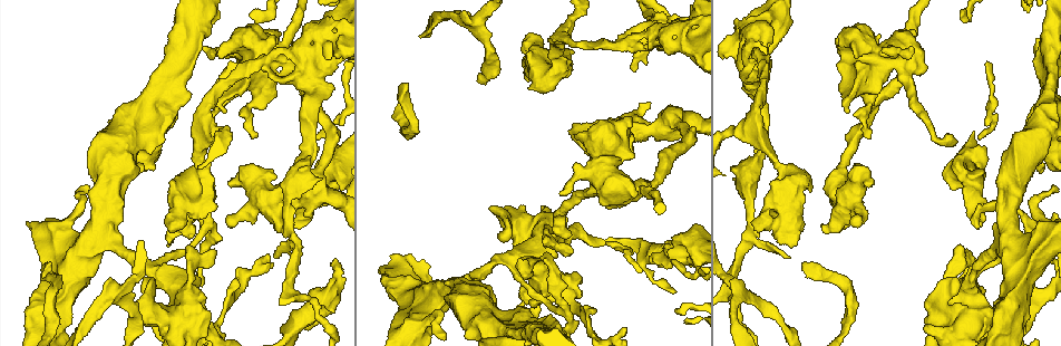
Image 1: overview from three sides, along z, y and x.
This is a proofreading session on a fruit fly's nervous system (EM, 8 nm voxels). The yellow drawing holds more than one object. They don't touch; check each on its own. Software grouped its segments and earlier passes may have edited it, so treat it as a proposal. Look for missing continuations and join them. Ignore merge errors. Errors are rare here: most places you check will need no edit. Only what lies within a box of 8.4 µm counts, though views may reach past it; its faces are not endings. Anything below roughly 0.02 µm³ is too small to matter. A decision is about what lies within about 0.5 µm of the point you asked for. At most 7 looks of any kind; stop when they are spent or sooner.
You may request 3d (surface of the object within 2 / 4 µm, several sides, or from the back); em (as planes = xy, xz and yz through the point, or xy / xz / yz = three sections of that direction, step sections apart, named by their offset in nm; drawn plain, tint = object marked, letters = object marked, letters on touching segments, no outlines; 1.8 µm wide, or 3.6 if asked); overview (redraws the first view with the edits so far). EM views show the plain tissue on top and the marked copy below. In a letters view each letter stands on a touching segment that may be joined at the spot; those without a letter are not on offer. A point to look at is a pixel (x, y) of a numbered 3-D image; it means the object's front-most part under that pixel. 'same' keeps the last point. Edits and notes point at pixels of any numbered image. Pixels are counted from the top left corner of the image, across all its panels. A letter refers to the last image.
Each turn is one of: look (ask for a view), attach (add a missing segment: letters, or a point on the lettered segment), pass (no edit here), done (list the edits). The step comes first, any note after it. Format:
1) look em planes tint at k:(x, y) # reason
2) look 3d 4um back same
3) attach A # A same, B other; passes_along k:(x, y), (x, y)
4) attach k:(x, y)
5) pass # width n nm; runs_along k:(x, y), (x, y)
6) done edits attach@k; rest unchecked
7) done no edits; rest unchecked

look 3d 4um at 1:(550, 247) # sudden change in width

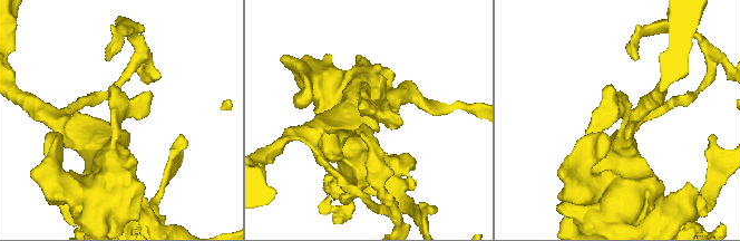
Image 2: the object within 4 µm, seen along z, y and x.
look em xy step 8 letters at 2:(116, 128) # now the EM

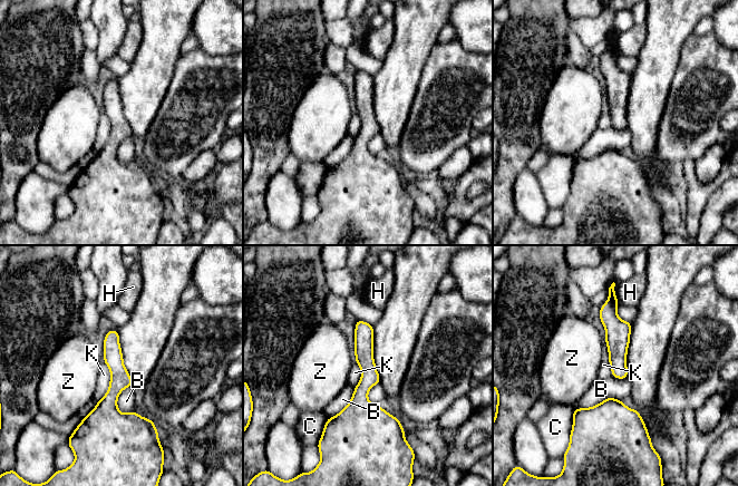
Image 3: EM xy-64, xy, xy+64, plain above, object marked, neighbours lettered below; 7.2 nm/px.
look em planes letters same # cut it another way

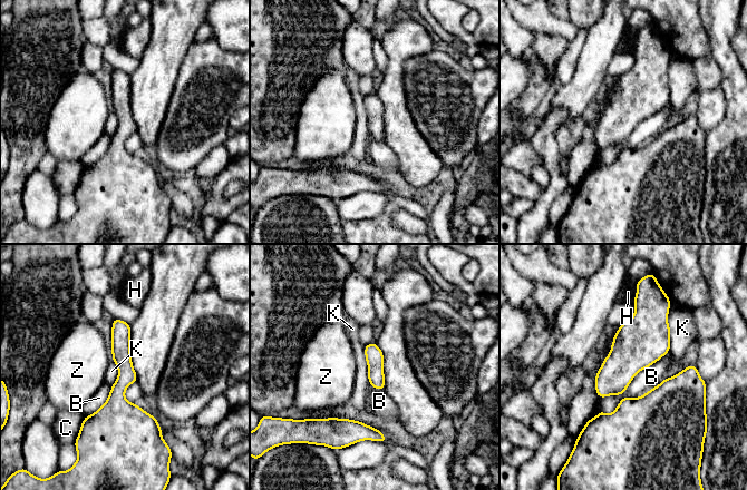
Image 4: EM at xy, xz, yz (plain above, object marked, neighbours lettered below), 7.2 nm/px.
pass # B other, C other, H other, K other, Z other; runs_along 4:(116, 322), (123, 360), (119, 435); no lettered segment goes on from it

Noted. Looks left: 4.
look em planes letters at 1:(297, 226) # free end

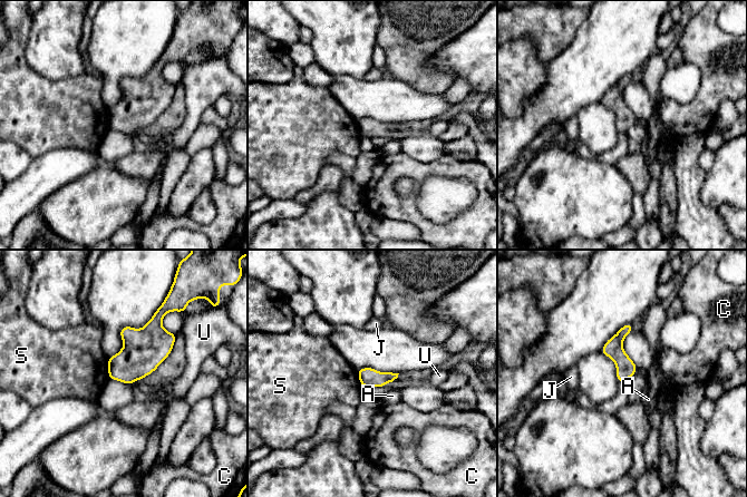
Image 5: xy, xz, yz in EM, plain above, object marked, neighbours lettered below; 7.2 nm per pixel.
pass # longest_contact S 140 nm; A other, C other, J other, S other, U other; border 5:(107, 359), (107, 374), (109, 377); none of them fits

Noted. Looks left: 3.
look em planes letters at 1:(804, 264) # free end

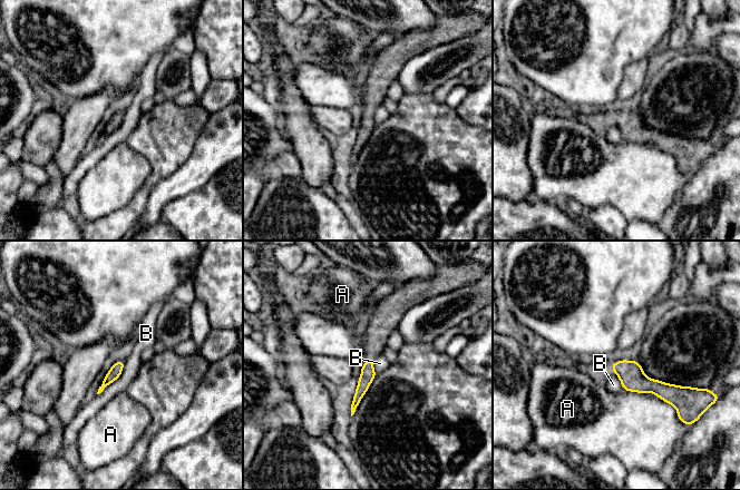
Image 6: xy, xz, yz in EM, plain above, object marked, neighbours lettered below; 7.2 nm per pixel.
pass # A other, B other; runs_along 6:(614, 366), (642, 384), (680, 389); no lettered segment goes on from it

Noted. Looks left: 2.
done no edits; rest unchecked

